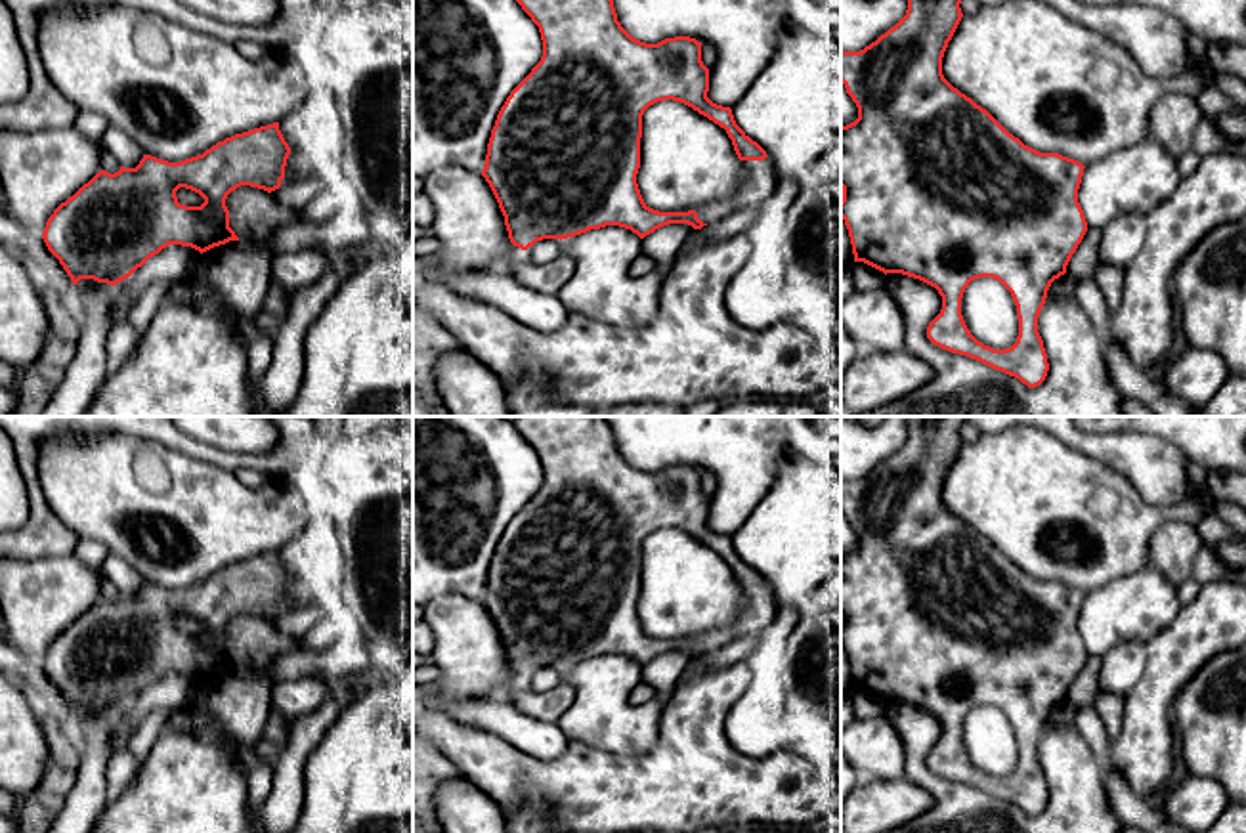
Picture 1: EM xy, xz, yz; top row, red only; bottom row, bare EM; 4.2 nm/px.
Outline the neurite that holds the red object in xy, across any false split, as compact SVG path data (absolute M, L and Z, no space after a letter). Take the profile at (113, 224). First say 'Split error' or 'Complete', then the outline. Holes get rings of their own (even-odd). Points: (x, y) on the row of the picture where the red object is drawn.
Complete. M279 122L226 138L203 155L180 162L143 155L136 168L120 166L115 174L99 170L54 210L42 239L73 285L80 279L94 279L115 287L168 245L191 246L203 254L229 241L239 241L229 227L227 195L241 185L268 193L279 189L289 155L290 147ZM180 187L199 193L204 203L201 206L180 204L176 197Z

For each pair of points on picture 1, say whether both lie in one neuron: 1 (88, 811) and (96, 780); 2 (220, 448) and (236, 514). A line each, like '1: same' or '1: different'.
1: same
2: different

